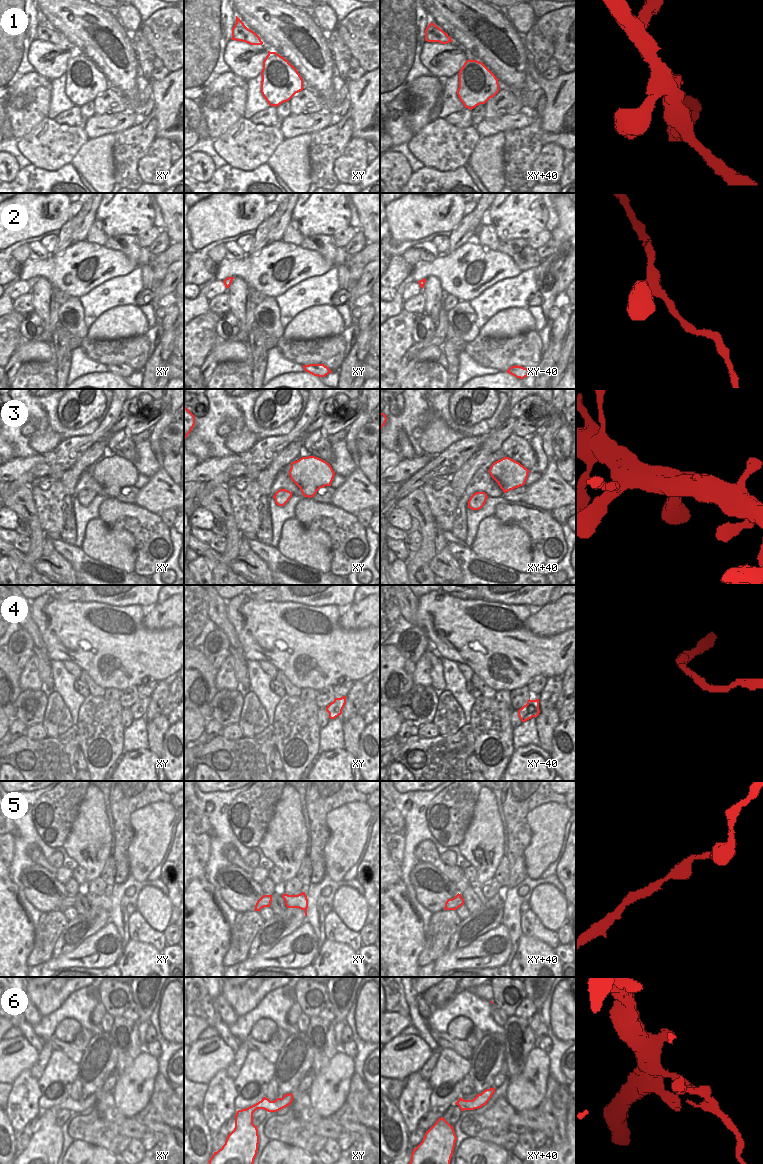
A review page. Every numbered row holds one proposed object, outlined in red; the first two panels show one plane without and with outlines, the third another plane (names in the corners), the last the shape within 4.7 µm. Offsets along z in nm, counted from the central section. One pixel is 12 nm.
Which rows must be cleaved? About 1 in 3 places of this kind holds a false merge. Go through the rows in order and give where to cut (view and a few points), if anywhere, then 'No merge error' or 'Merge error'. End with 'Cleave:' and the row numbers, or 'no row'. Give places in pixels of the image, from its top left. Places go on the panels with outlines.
1: No split. No merge error
2: No split. No merge error
3: No split. No merge error
4: No split. No merge error
5: No split. No merge error
6: Split along xy (275, 1100), (279, 1109). Merge error
Cleave: 6.

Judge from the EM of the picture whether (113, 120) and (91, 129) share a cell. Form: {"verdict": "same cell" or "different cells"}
{"verdict": "same cell"}

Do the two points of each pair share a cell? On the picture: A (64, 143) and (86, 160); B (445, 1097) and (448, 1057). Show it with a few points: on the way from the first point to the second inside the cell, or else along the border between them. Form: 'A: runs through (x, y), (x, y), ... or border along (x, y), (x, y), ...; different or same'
A: border along (88, 140), (70, 162); different
B: runs through (445, 1087), (448, 1067); same

